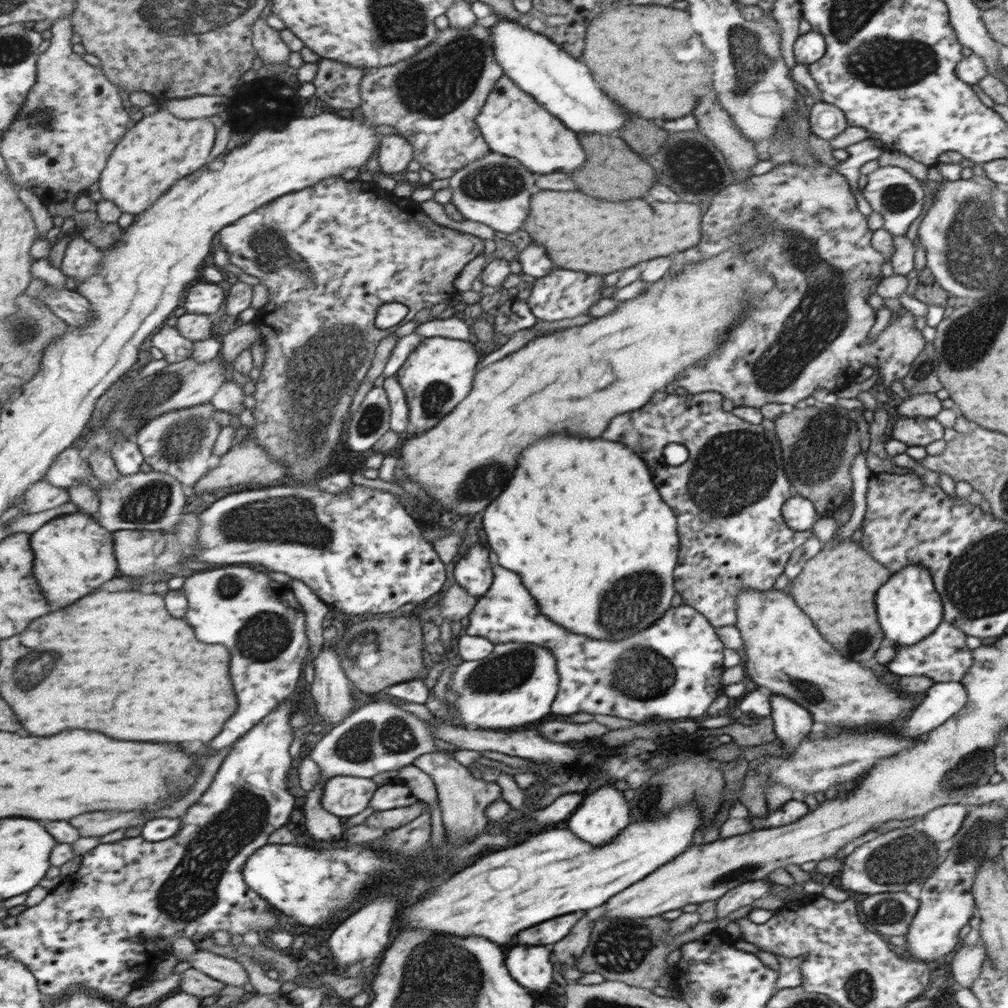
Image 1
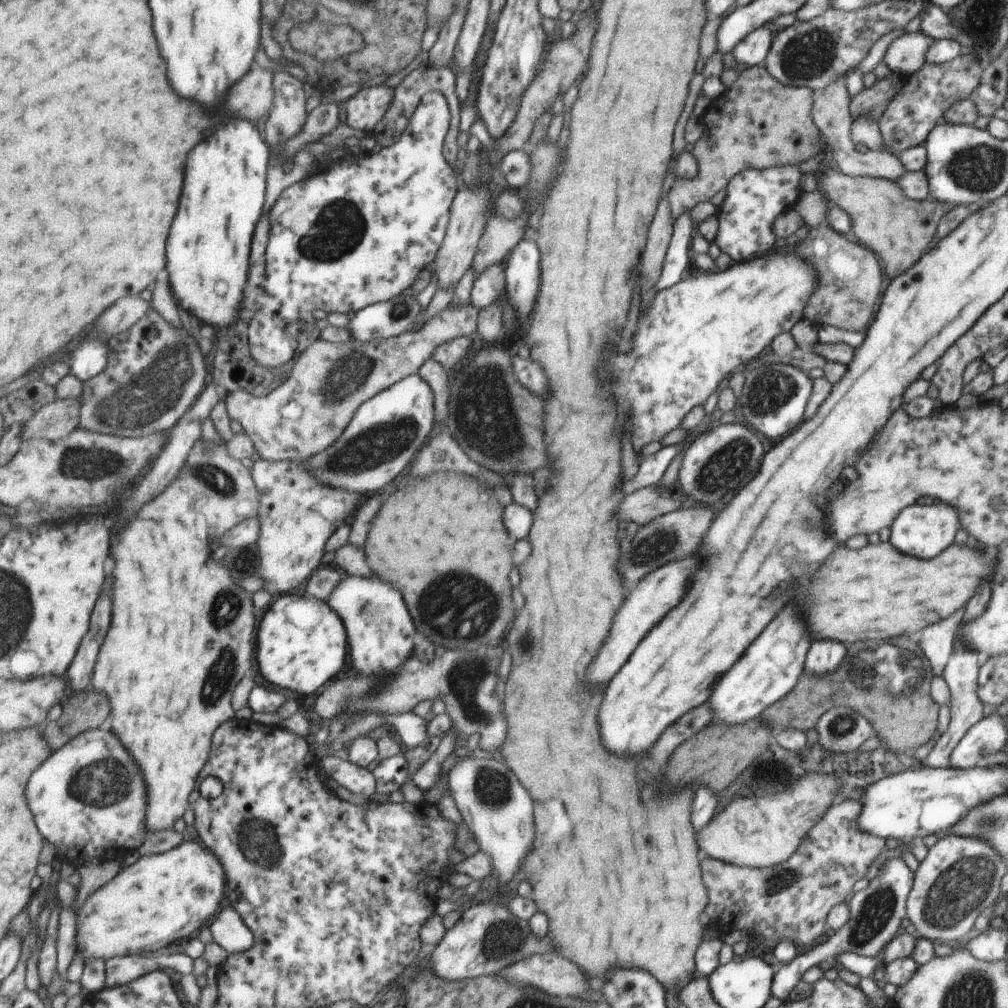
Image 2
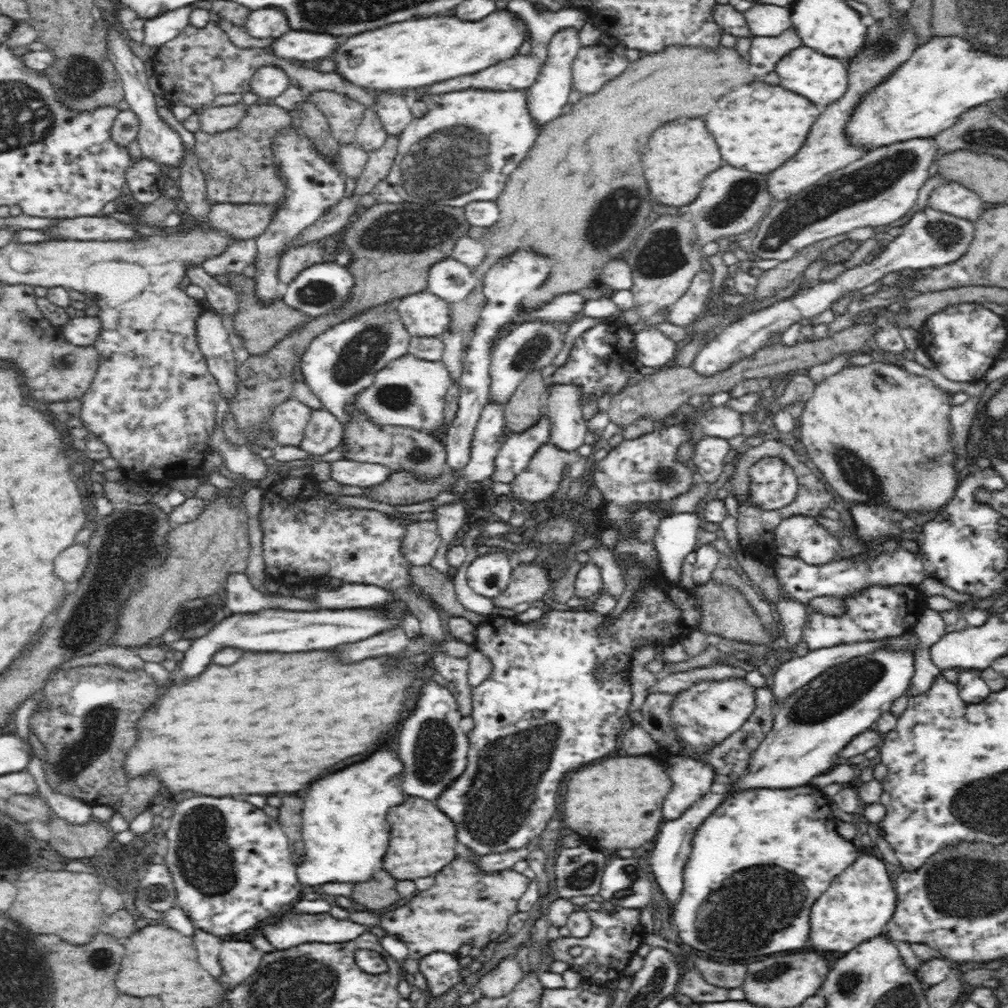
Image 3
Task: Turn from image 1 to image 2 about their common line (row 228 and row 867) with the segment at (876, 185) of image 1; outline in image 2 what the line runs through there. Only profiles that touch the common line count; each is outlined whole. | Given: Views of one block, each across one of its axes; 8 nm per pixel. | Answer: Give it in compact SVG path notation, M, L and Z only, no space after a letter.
M901 856L888 858L880 874L870 881L868 887L852 896L847 903L851 909L850 920L842 929L837 930L834 936L810 952L796 955L791 962L782 964L774 978L774 997L787 1000L806 970L818 965L819 962L832 961L841 952L855 952L865 957L875 958L885 950L885 946L901 930L900 922L907 916L907 898L915 877L901 858Z

